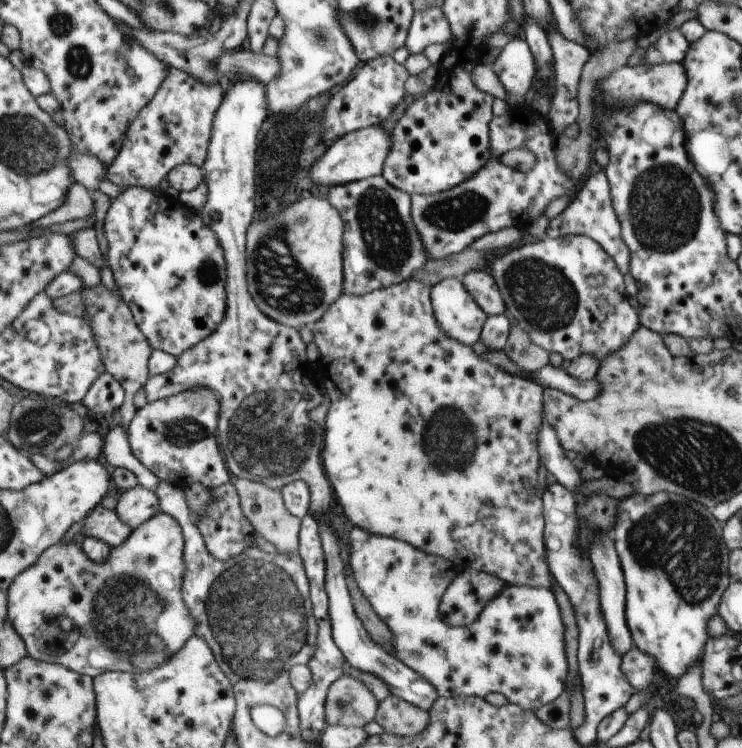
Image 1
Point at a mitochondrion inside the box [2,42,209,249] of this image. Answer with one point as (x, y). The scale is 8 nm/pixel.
(78, 60)

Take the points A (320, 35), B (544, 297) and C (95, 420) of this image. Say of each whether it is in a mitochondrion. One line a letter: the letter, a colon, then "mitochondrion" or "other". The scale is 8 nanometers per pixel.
A: mitochondrion
B: mitochondrion
C: other

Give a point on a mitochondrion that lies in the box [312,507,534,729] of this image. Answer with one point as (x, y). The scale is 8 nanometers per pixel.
(341, 705)

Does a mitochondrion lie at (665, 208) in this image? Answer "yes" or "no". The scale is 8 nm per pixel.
yes

